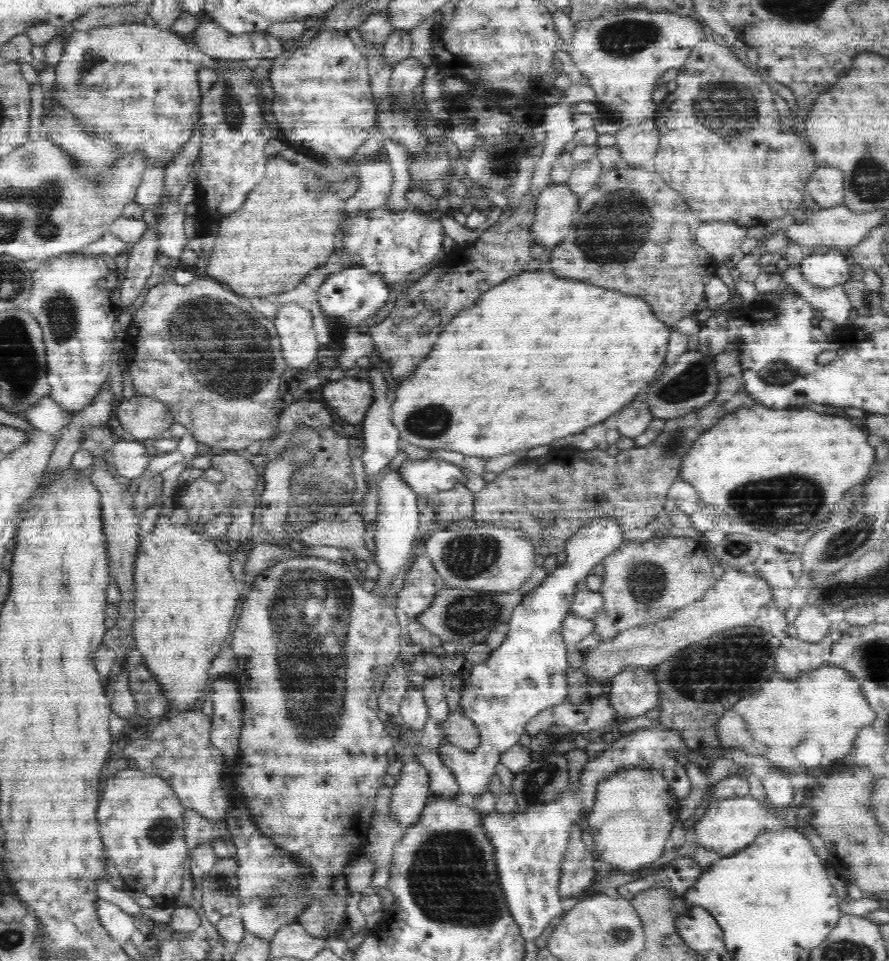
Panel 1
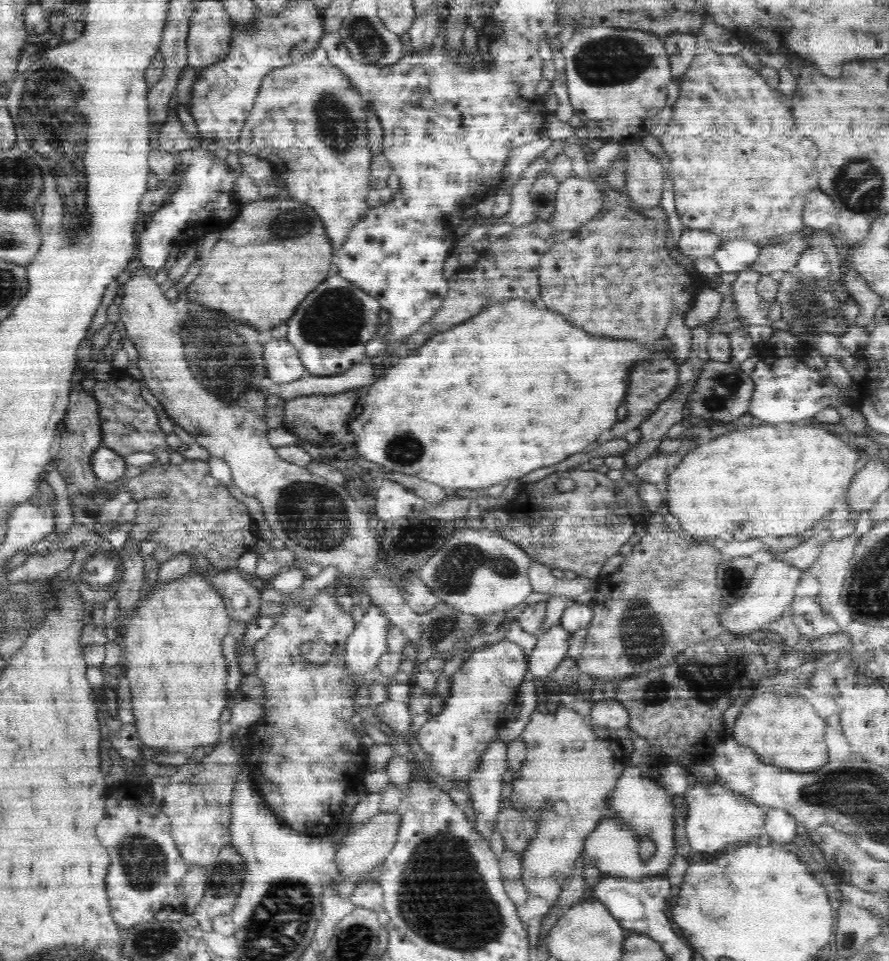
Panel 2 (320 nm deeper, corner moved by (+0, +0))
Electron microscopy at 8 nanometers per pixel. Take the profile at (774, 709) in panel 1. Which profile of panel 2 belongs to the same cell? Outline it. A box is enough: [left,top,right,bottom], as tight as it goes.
[729,691,828,773]

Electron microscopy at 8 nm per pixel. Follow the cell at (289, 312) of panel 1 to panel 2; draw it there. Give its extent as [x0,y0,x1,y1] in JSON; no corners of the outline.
[264,340,308,383]

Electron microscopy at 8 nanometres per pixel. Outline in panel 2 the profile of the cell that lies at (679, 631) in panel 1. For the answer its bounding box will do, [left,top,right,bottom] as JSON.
[722,560,802,635]

